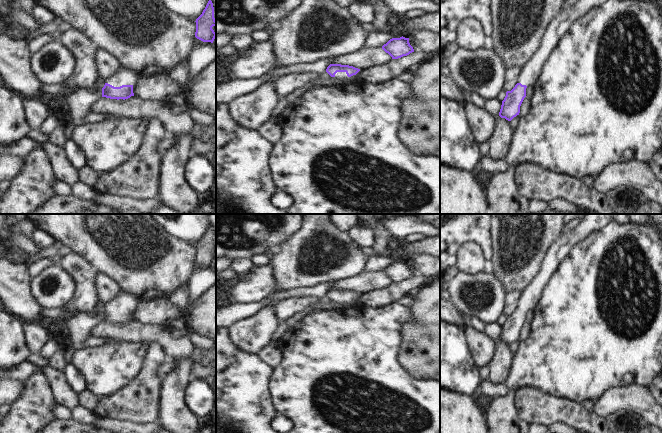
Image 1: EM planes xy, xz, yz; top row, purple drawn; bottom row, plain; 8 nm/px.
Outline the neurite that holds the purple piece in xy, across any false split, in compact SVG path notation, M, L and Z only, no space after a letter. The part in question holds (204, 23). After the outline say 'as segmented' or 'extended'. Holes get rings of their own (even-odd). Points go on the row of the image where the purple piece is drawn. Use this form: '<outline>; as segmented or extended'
M211 0L208 1L202 14L196 19L195 22L195 37L203 42L213 43L216 38L216 33L212 27L216 26L216 20L214 18L214 7Z; as segmented

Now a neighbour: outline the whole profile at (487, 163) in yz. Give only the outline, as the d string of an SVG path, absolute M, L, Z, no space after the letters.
M481 154L480 157L480 169L490 171L491 173L503 173L510 168L510 164L507 160L493 159L488 154Z

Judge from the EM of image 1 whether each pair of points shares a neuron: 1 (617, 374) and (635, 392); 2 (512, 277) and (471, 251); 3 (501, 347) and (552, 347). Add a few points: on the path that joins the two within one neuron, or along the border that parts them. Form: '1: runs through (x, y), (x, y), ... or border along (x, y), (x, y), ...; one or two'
1: border along (647, 384), (622, 384), (611, 386), (605, 391); two
2: border along (489, 262), (490, 268); two
3: border along (514, 353), (510, 373), (507, 376); two

